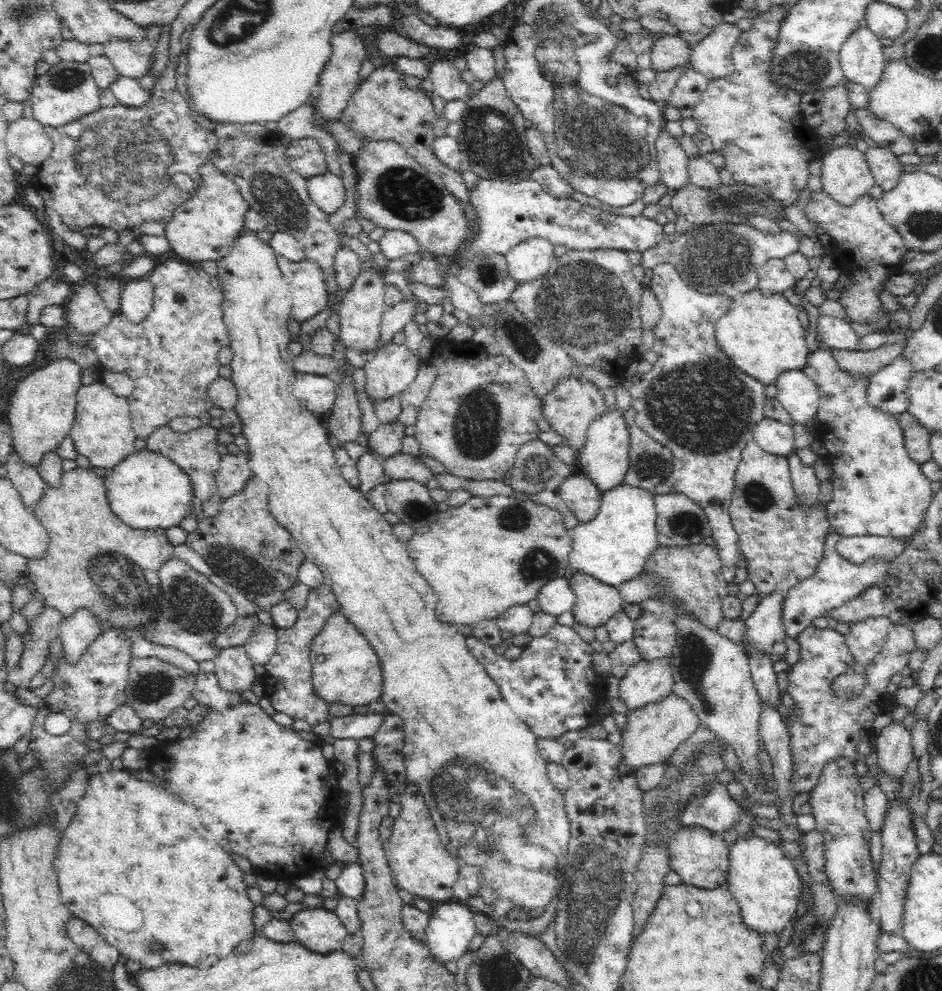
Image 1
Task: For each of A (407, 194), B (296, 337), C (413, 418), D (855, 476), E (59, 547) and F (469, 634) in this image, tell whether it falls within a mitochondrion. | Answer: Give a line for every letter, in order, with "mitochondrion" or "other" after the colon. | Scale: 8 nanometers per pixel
A: mitochondrion
B: other
C: other
D: other
E: other
F: other

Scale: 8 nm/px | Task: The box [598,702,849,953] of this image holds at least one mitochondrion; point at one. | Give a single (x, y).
(816, 923)

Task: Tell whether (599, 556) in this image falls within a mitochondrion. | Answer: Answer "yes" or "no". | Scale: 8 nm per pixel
no

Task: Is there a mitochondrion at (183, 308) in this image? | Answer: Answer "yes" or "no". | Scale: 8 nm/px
yes

